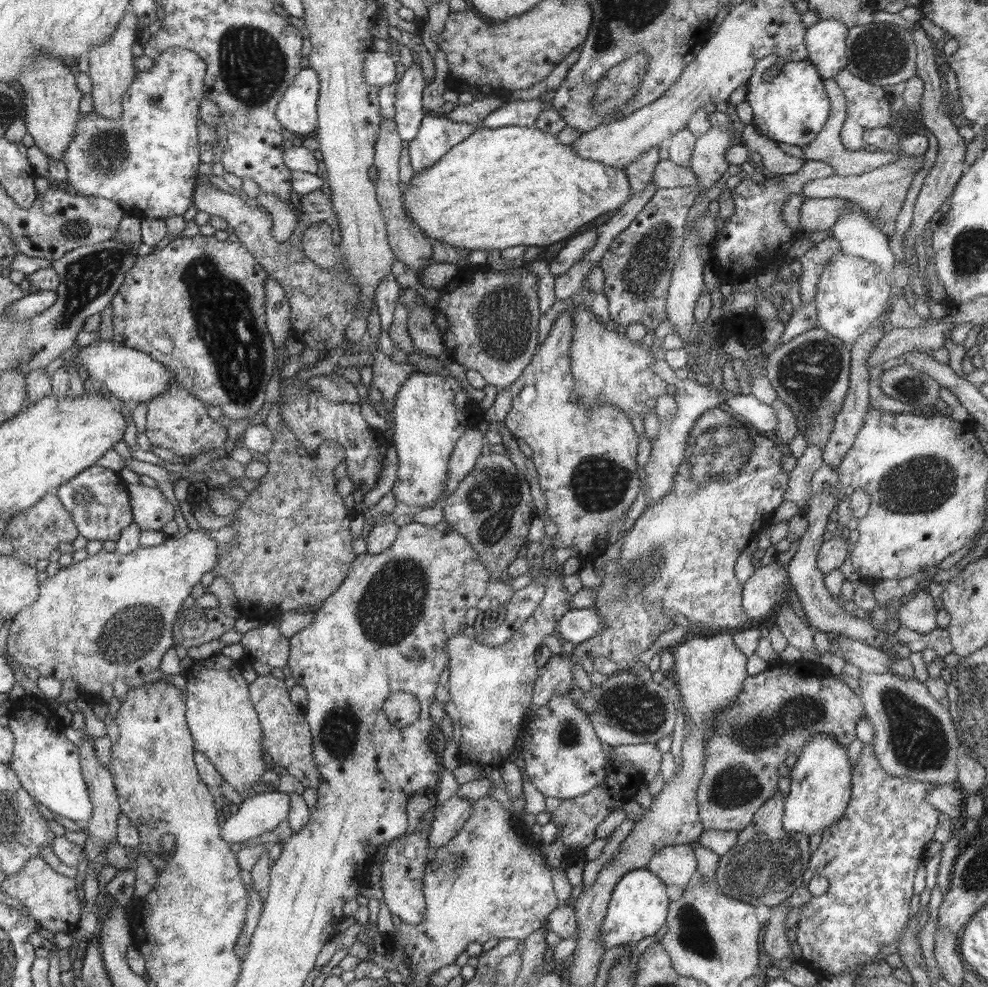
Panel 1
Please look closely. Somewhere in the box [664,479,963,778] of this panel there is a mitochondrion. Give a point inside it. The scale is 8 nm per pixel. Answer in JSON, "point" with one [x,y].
{"point":[916,741]}

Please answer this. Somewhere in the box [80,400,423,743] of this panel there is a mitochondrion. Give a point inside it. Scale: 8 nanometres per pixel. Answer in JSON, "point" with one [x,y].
{"point":[134,633]}

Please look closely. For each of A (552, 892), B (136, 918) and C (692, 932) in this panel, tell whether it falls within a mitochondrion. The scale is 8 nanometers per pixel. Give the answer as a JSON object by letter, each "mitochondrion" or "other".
{"A":"other","B":"other","C":"mitochondrion"}

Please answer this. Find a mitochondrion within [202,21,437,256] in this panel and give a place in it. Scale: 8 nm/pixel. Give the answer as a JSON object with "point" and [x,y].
{"point":[253,65]}

